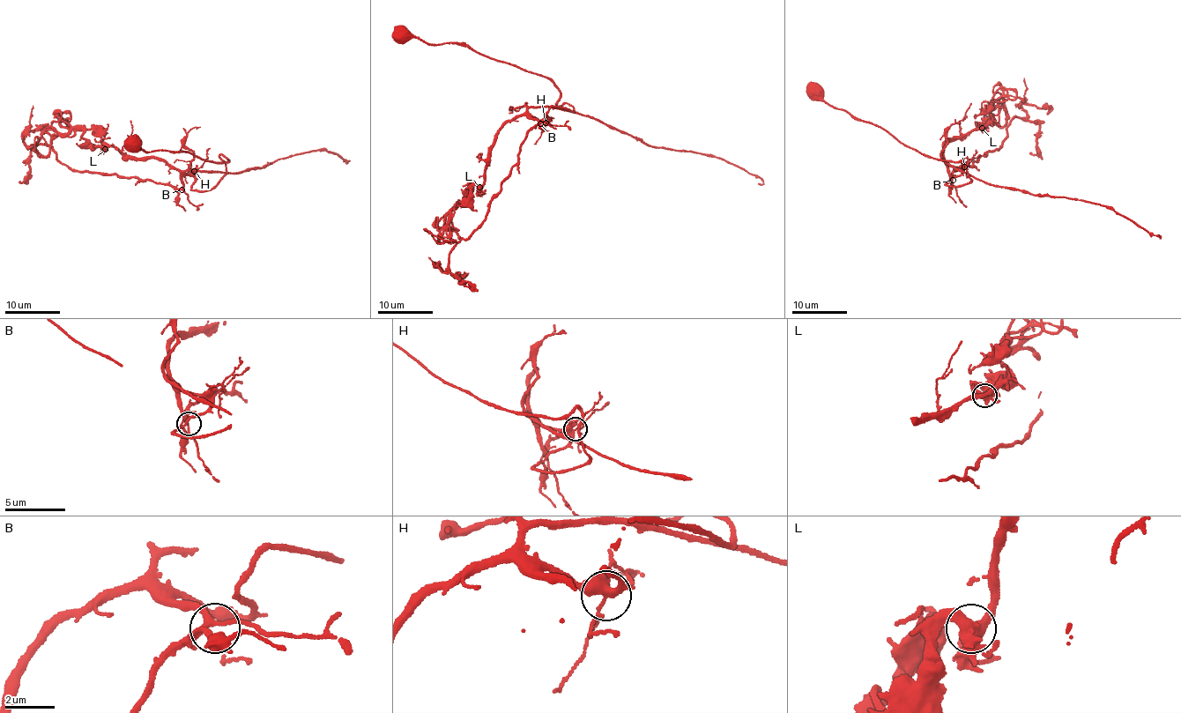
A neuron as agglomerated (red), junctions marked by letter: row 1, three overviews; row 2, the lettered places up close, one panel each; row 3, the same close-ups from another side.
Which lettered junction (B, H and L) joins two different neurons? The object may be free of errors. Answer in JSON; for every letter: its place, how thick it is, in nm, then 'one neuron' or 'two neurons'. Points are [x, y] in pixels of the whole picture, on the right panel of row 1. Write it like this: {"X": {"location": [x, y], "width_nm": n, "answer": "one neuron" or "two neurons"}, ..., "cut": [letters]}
{"B": {"location": [953, 180], "width_nm": 240, "answer": "one neuron"}, "H": {"location": [964, 167], "width_nm": 400, "answer": "one neuron"}, "L": {"location": [982, 128], "width_nm": 440, "answer": "two neurons"}, "cut": ["L"]}

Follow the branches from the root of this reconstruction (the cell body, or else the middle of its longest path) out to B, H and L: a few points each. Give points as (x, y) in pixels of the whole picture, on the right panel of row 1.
B: (817, 91), (835, 107), (919, 152), (953, 161), (966, 157), (972, 179), (942, 160), (953, 180)
H: (817, 91), (835, 107), (872, 123), (919, 152), (953, 161), (966, 157), (970, 181), (946, 185), (964, 167)
L: (817, 91), (835, 107), (919, 152), (953, 161), (966, 157), (972, 179), (942, 156), (947, 141), (982, 128)

